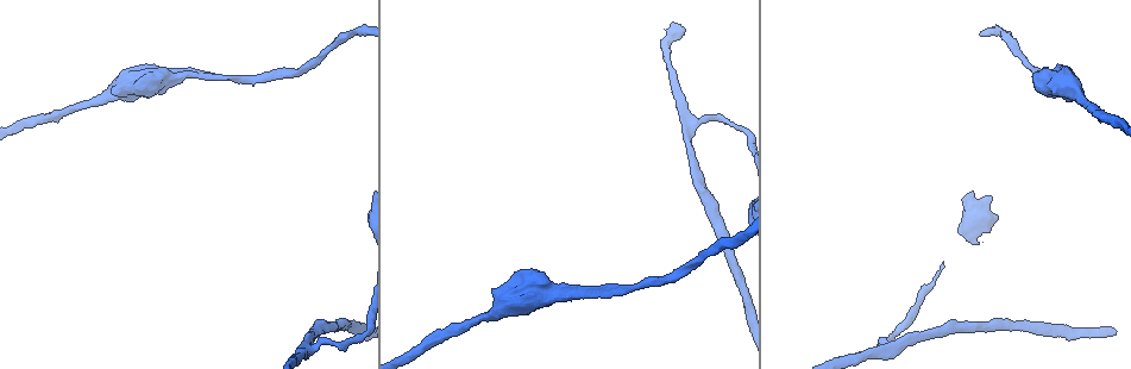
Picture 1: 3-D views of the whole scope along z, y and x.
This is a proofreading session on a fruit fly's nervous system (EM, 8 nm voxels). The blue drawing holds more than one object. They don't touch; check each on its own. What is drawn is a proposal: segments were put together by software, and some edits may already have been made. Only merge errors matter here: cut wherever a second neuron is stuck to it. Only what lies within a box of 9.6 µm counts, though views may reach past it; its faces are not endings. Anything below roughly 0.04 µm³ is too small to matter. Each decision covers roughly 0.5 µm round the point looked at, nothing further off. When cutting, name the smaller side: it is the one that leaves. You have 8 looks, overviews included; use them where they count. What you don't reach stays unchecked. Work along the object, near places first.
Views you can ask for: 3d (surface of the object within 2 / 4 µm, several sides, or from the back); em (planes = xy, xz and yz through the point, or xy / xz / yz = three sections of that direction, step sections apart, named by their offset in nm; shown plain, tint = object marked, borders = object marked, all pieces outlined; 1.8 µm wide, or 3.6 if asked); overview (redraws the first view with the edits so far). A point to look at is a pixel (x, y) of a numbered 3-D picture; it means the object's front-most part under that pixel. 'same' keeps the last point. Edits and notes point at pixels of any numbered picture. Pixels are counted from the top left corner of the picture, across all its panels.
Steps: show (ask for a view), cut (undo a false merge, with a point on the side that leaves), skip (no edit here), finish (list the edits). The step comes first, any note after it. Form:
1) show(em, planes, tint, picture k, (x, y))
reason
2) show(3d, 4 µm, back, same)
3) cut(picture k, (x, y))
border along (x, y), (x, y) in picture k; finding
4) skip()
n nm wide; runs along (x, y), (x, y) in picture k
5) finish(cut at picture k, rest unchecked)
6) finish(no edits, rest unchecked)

show(3d, 4 µm, picture 1, (119, 85))
sharp bend

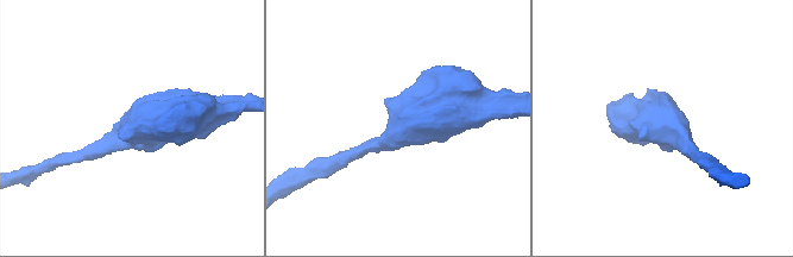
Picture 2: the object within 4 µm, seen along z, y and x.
show(em, 3.6 µm, planes, borders, picture 2, (673, 124))
now the EM

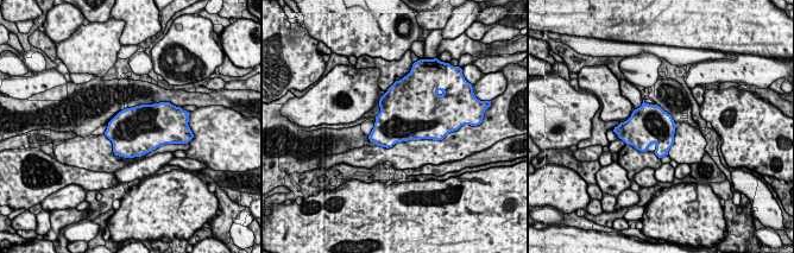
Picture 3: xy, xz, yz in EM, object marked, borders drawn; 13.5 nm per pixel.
skip()
500 nm wide; one neuron here

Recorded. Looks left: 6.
show(em, planes, plain, picture 1, (689, 125))
side arm on a straight run

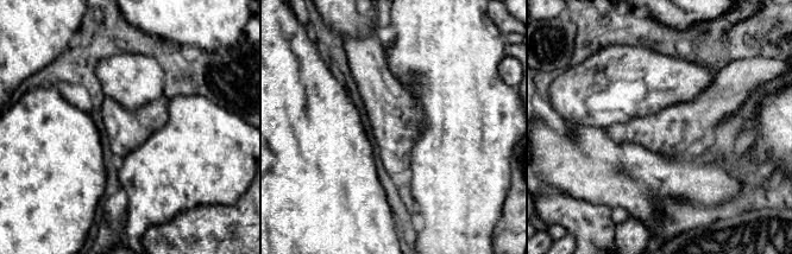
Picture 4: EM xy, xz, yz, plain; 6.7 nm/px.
show(em, planes, tint, same)

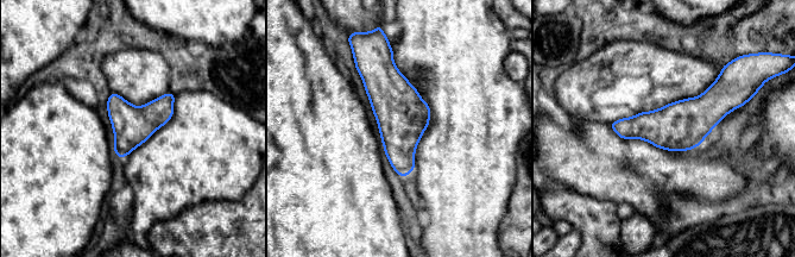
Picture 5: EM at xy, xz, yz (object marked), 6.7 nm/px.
skip()
all the same neuron

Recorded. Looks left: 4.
finish(no edits, rest unchecked)

